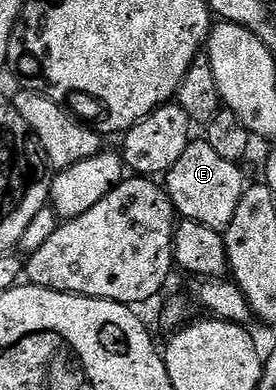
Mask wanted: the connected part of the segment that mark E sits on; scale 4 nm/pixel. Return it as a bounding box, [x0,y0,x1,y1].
[163,138,247,230]

